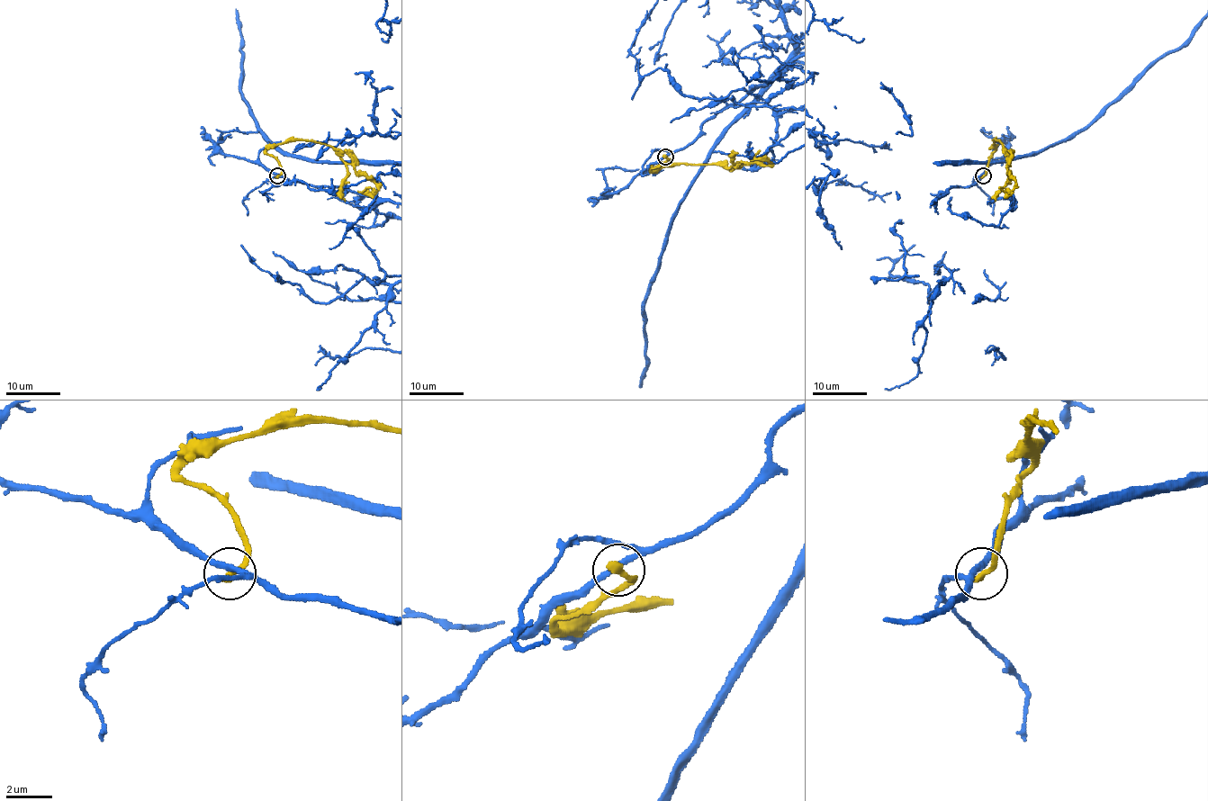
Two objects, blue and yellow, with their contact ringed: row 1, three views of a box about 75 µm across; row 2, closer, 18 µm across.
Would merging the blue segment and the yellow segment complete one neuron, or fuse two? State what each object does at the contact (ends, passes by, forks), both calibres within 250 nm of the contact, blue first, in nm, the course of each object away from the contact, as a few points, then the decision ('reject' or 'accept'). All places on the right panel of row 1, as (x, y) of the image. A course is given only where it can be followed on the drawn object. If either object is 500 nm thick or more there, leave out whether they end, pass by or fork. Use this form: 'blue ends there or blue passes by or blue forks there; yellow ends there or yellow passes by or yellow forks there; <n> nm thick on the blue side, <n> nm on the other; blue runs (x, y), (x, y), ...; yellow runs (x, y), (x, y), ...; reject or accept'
blue passes by; yellow ends there; 240 nm thick on the blue side, 320 nm on the other; yellow runs (983, 175), (995, 150), (993, 141), (999, 139), (1015, 184), (1012, 191), (999, 187); reject

